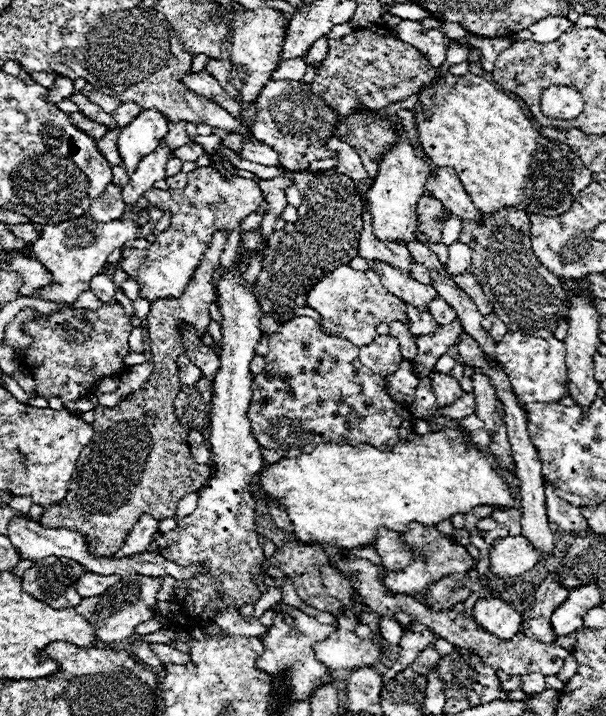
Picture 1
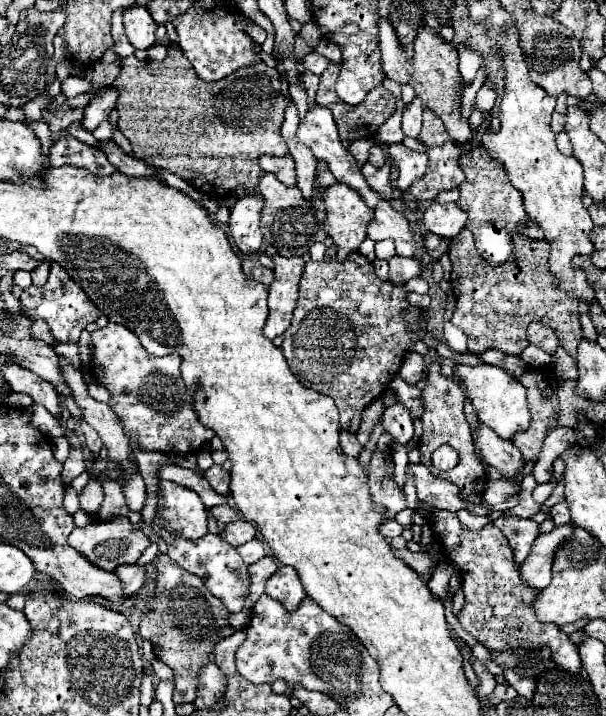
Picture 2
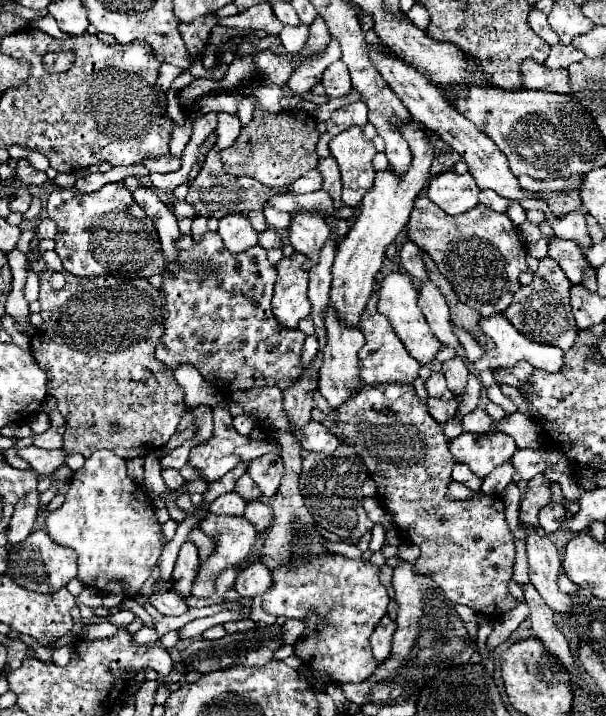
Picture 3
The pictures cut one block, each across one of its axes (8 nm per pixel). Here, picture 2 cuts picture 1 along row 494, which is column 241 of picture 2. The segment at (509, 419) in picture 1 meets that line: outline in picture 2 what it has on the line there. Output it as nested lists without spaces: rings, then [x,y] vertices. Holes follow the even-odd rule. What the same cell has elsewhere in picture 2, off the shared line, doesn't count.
[[[236,520],[232,524],[226,524],[226,528],[220,532],[220,536],[230,544],[230,546],[242,546],[248,540],[252,540],[256,534],[254,526],[244,520]]]

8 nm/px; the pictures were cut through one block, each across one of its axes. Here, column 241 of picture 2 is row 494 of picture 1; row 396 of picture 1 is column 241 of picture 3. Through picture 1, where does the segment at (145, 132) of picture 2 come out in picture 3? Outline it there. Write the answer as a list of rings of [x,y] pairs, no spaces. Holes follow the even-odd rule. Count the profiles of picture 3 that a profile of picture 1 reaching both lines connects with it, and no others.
[[[258,106],[250,124],[242,126],[236,142],[220,152],[220,160],[224,170],[232,176],[250,176],[268,188],[292,186],[296,178],[316,168],[318,138],[320,134],[316,130],[316,120],[308,112],[266,112]]]

